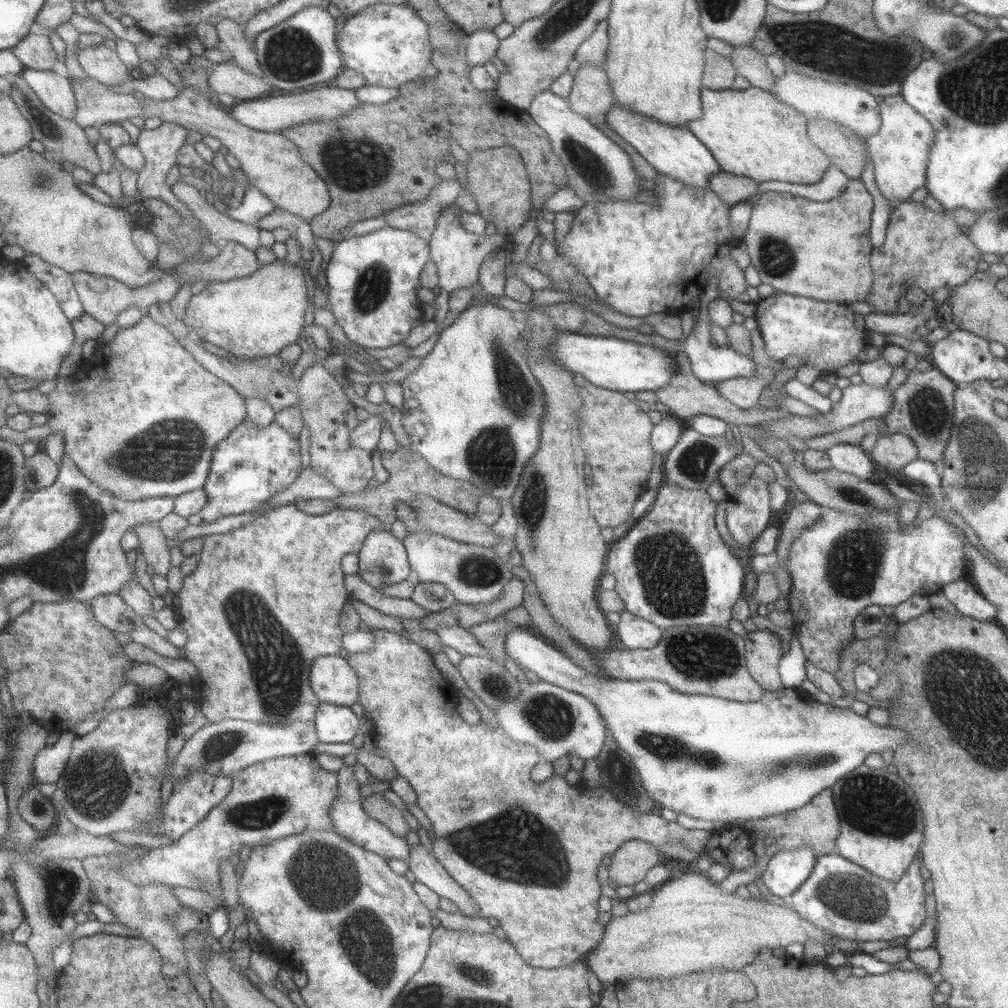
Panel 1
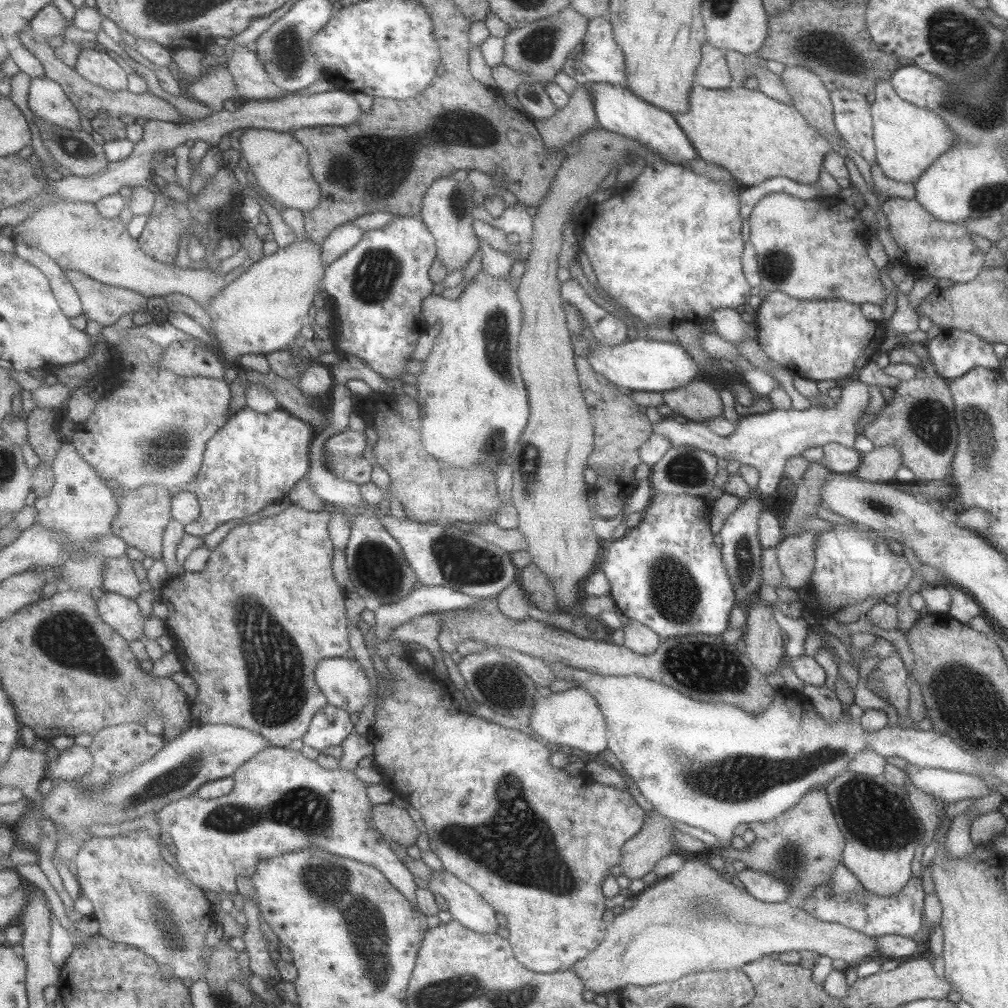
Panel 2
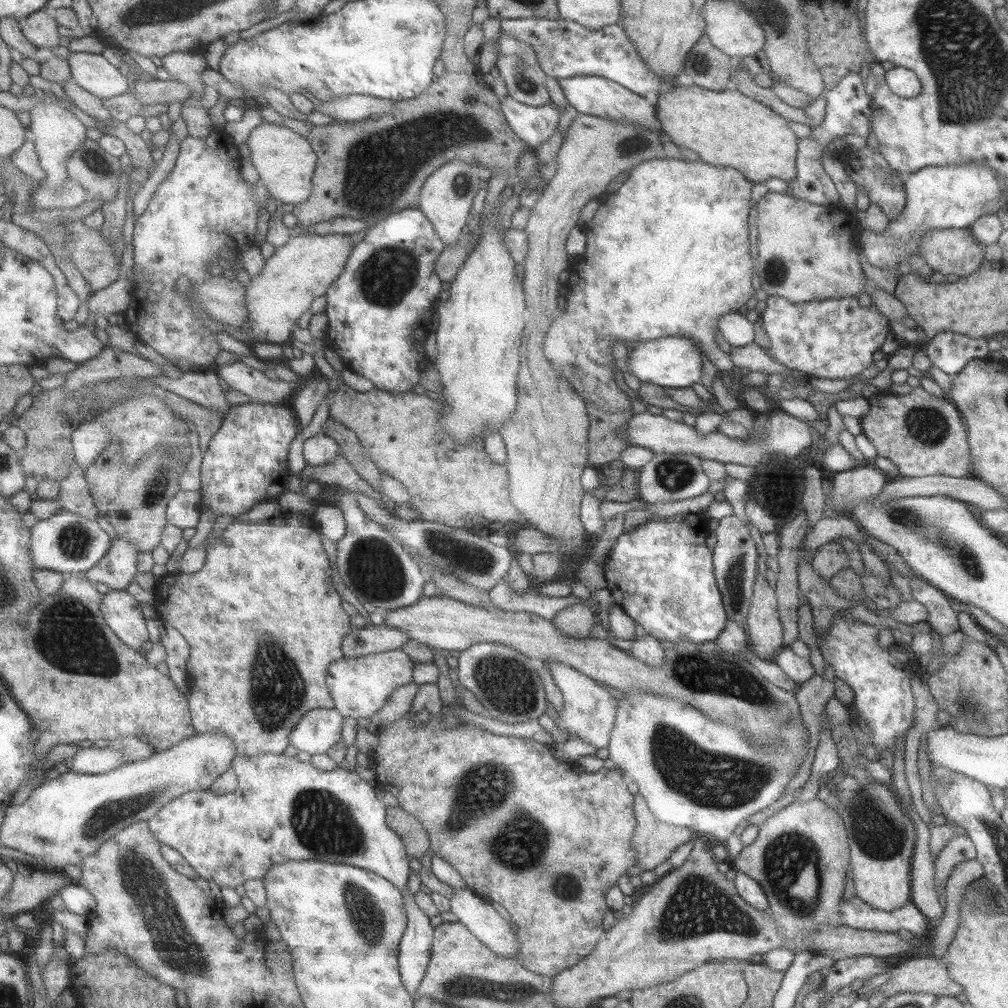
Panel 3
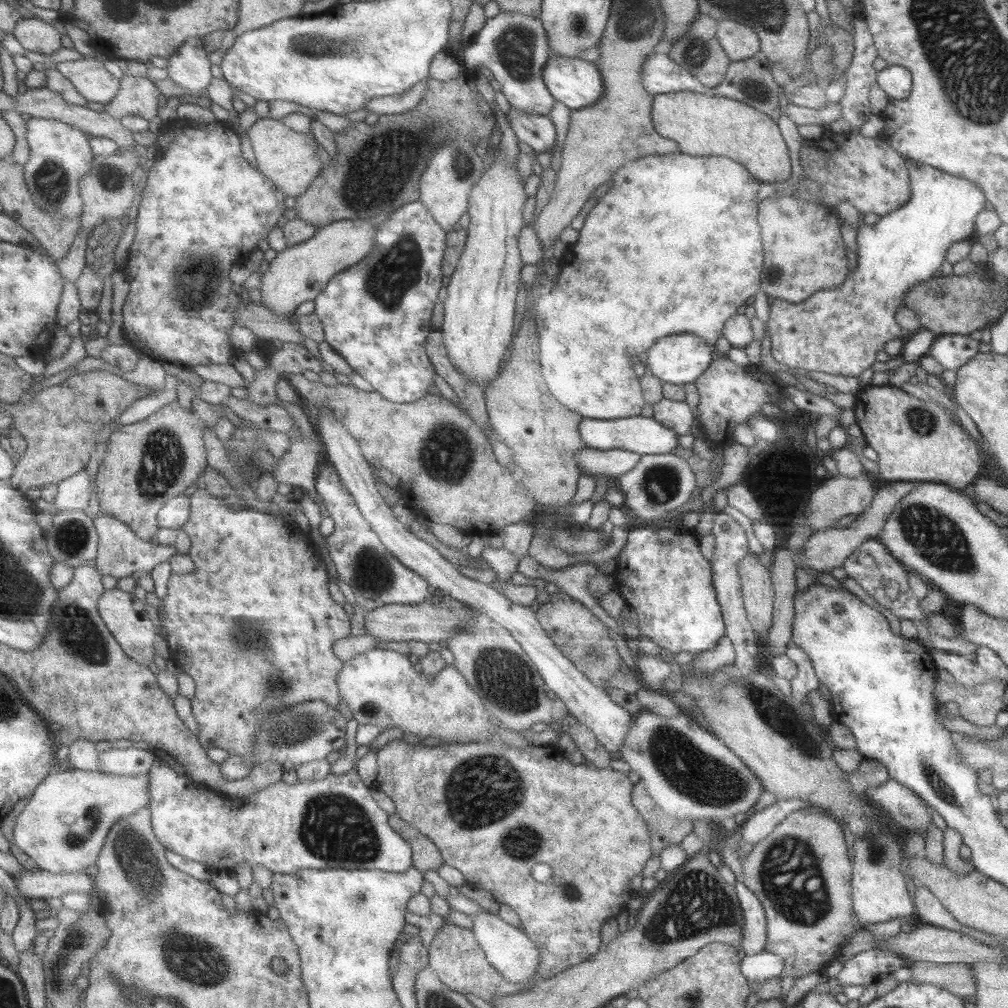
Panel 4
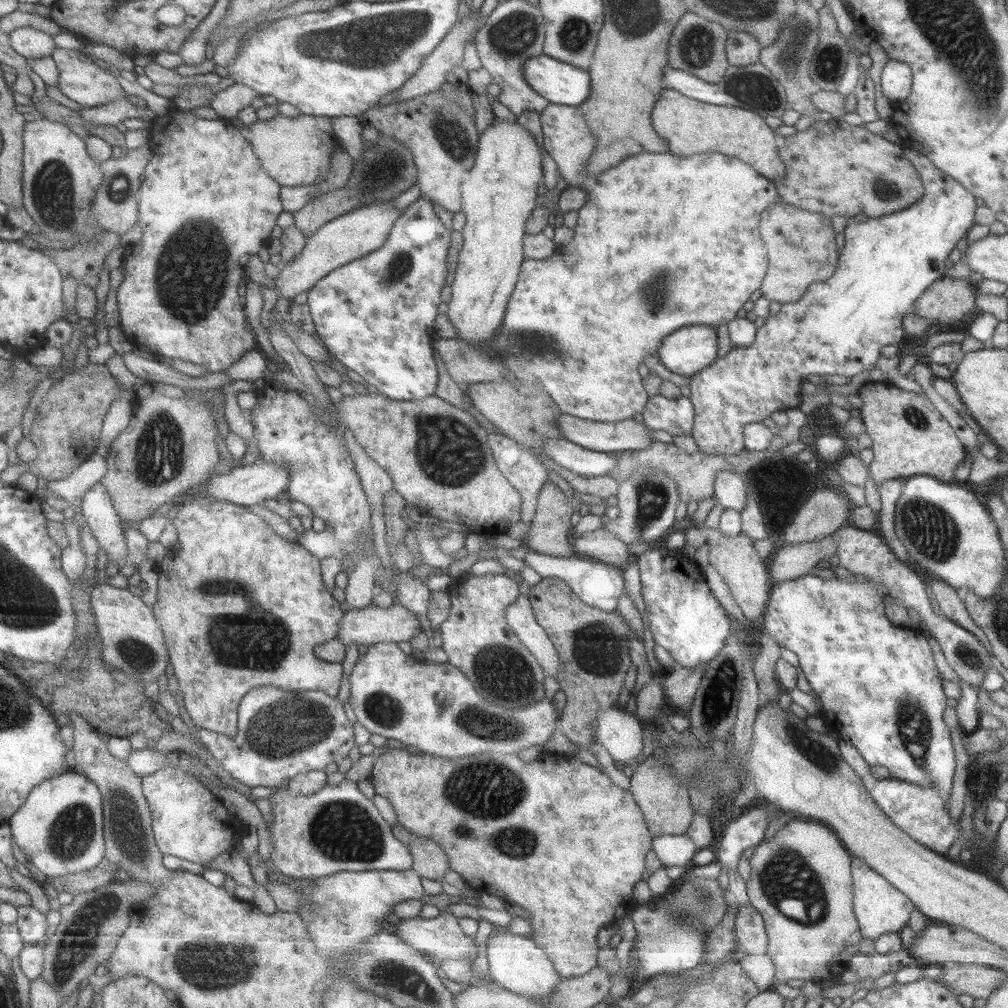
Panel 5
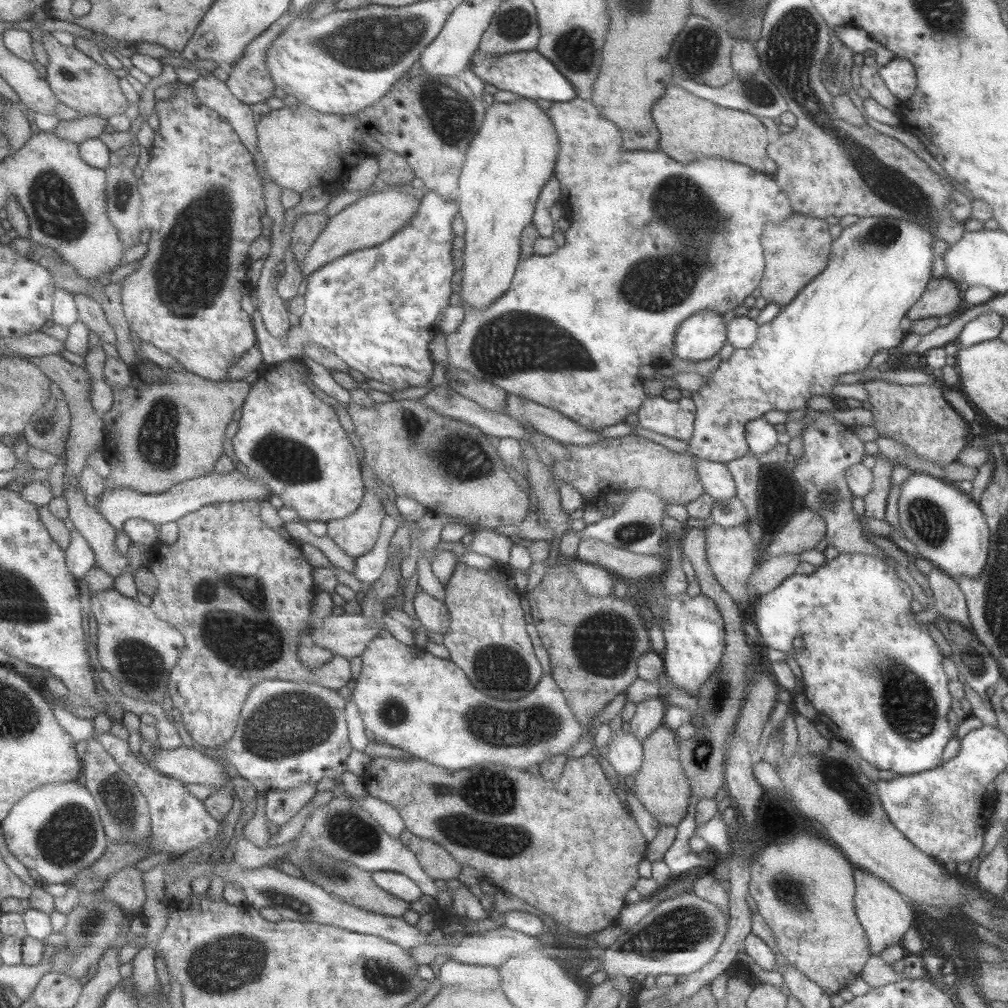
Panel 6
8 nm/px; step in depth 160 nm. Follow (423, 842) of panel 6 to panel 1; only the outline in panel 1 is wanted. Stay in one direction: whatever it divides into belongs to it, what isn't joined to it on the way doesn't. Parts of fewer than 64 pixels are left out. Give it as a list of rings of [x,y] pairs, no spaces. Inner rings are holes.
[[[381,792],[367,796],[363,804],[371,818],[382,822],[395,834],[405,838],[411,832],[409,822],[405,821],[407,818],[403,817],[403,812],[391,801],[385,800],[385,796]]]

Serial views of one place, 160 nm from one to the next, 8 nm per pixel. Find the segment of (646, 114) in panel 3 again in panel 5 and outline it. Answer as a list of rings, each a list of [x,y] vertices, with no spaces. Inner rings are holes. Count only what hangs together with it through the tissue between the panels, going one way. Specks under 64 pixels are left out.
[[[543,53],[525,61],[522,77],[531,90],[551,104],[577,107],[590,91],[590,76],[586,70],[559,62]]]

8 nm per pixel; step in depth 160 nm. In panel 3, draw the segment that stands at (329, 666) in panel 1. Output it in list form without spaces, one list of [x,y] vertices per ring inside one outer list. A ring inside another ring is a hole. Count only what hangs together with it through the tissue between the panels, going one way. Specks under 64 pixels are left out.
[[[389,650],[379,654],[369,654],[361,658],[346,657],[331,665],[327,672],[327,686],[335,700],[335,709],[344,718],[353,718],[366,723],[389,703],[395,690],[411,684],[412,662],[403,650]]]

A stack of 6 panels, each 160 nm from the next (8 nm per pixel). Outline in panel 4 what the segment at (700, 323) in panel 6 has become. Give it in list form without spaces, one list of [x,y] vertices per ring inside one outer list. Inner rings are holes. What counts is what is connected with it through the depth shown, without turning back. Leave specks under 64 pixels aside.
[[[681,333],[658,338],[642,357],[646,372],[671,384],[682,385],[693,382],[712,361],[712,348],[700,336]]]

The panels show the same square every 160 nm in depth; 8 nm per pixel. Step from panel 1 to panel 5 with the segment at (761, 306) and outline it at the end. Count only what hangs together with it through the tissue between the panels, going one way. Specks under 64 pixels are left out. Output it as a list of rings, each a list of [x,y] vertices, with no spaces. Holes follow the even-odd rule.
[[[904,148],[903,156],[911,162],[911,166],[915,168],[915,171],[919,174],[919,177],[921,177],[923,197],[904,210],[886,214],[884,217],[869,218],[865,220],[865,222],[856,222],[853,218],[849,218],[843,232],[845,244],[843,244],[841,252],[839,252],[836,267],[832,274],[822,281],[812,282],[807,286],[807,290],[805,290],[804,295],[802,295],[799,300],[784,303],[781,305],[779,312],[767,317],[763,325],[756,328],[754,341],[749,346],[736,347],[728,351],[726,356],[717,357],[710,366],[698,370],[690,377],[689,400],[692,402],[694,408],[694,419],[690,435],[693,437],[699,451],[709,456],[737,455],[741,453],[742,450],[745,449],[742,436],[743,427],[749,422],[760,423],[761,420],[767,418],[772,412],[798,408],[800,400],[802,399],[800,386],[802,381],[806,380],[805,376],[809,376],[809,374],[818,374],[820,376],[824,374],[840,374],[841,376],[850,378],[860,372],[866,372],[875,368],[877,359],[880,357],[879,350],[881,350],[883,346],[892,344],[896,347],[901,347],[901,340],[903,340],[904,333],[902,329],[902,318],[911,312],[913,303],[915,303],[915,300],[927,289],[927,286],[940,276],[944,276],[944,271],[947,268],[944,267],[943,262],[945,262],[947,254],[949,254],[956,243],[959,242],[959,238],[965,236],[967,230],[969,230],[971,226],[974,226],[974,212],[977,208],[975,197],[963,189],[963,186],[960,186],[953,178],[947,177],[947,174],[943,174],[941,170],[932,166],[929,159],[923,157],[923,154],[918,154],[917,151],[913,149]]]

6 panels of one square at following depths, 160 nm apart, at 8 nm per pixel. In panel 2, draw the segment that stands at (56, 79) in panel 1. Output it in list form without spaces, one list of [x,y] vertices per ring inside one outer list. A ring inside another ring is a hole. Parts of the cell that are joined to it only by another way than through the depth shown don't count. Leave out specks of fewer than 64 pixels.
[[[48,76],[33,78],[29,106],[43,120],[69,130],[82,130],[81,113],[66,90]]]

